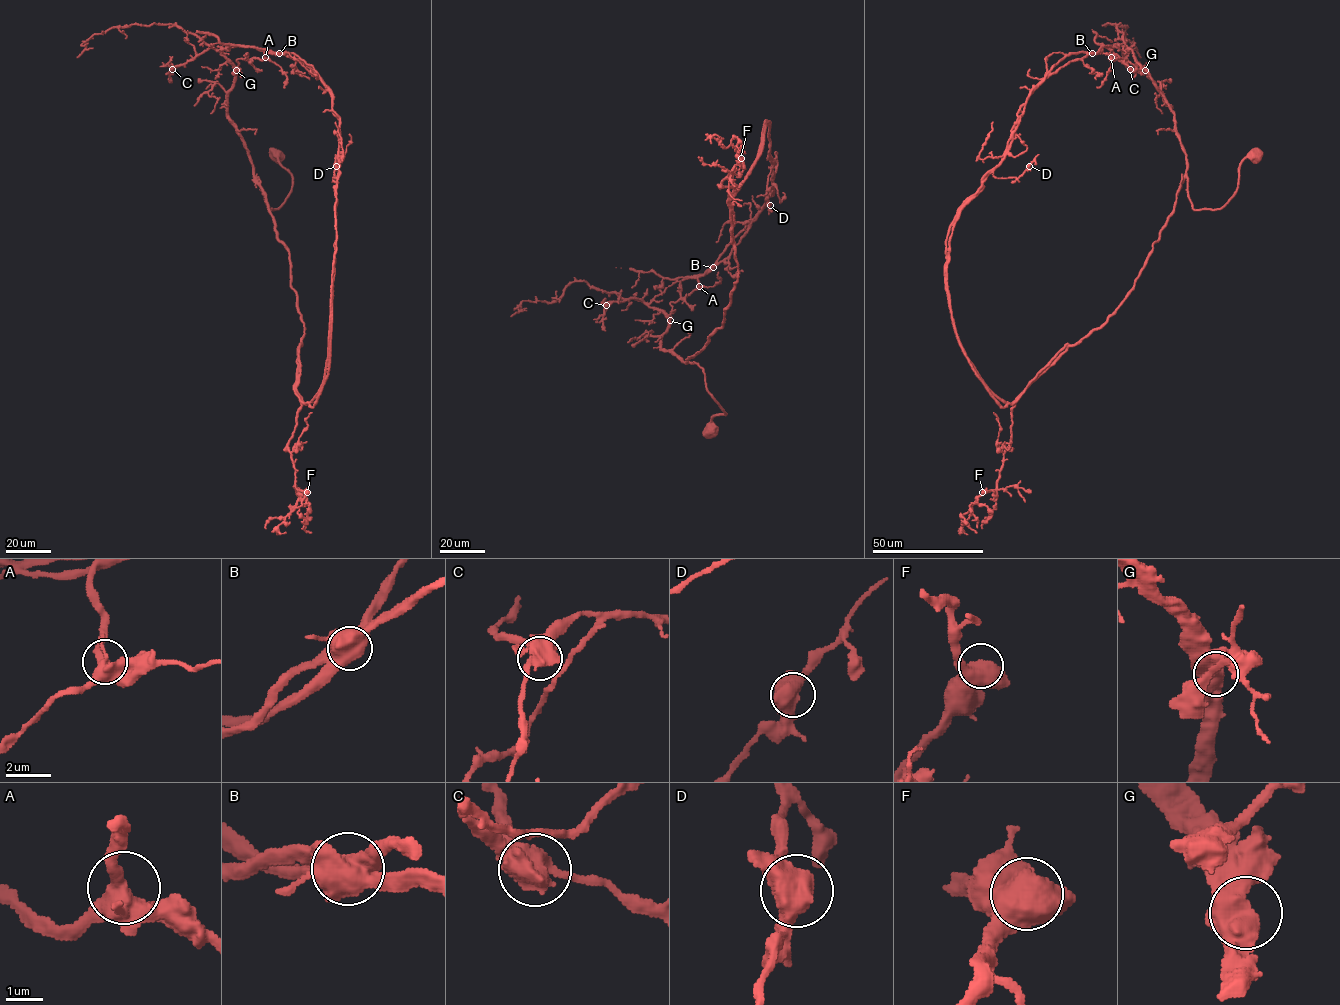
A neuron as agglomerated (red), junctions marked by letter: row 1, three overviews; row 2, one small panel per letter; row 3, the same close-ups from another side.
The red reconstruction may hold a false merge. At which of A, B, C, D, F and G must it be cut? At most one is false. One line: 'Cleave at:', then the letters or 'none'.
Cleave at: B

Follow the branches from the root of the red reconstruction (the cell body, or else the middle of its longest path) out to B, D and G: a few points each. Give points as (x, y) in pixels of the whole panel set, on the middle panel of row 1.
B: (709, 431), (726, 413), (704, 370), (662, 350), (661, 337), (670, 303), (713, 267)
D: (709, 431), (726, 413), (704, 370), (661, 349), (670, 303), (729, 256), (773, 195), (772, 168), (770, 205)
G: (709, 431), (711, 419), (726, 413), (708, 390), (704, 370), (661, 349), (661, 337), (670, 320)

